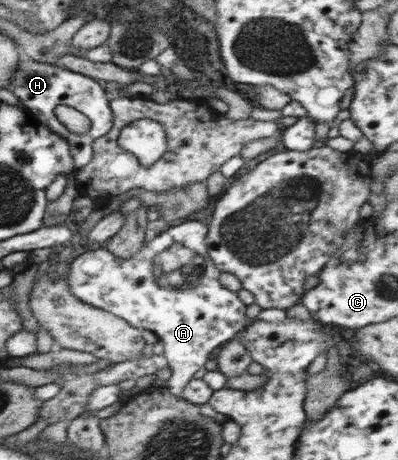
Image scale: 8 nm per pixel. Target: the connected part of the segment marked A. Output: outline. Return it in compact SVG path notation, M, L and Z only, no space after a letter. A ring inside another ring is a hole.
M193 220L158 234L129 260L117 259L105 249L82 250L78 257L72 258L65 266L67 287L79 300L111 312L135 328L150 330L159 337L163 346L162 354L173 372L167 380L166 390L178 398L193 379L193 374L204 368L211 352L239 335L250 323L246 316L246 306L237 292L223 288L219 283L222 272L207 258L207 235L208 225Z

